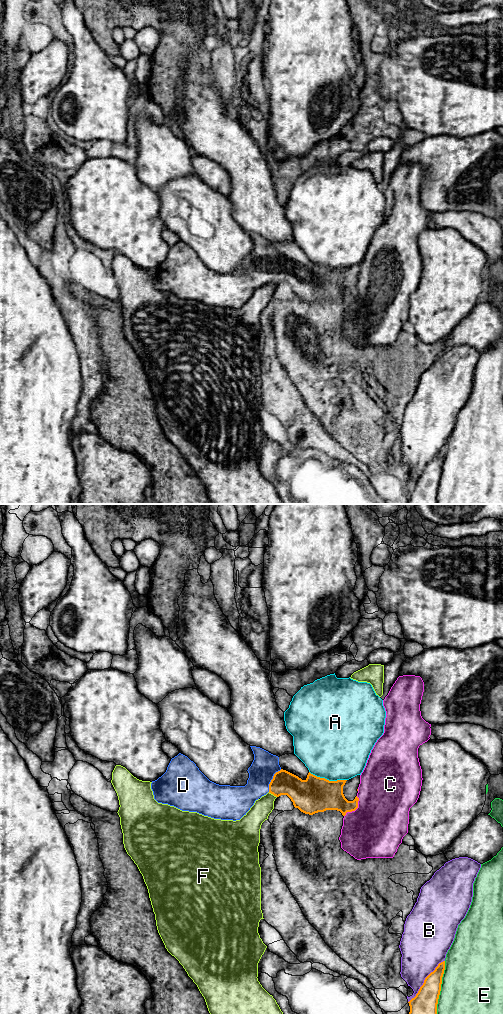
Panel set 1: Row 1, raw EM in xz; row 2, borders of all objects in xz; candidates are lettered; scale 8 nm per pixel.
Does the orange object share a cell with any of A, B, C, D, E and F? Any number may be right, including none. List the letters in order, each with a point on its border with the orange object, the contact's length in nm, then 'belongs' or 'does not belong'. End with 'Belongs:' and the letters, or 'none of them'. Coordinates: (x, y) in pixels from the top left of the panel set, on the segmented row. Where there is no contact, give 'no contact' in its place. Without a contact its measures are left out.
A: xz (328, 780) | 320 nm | does not belong
B: xz (424, 980) | 460 nm | does not belong
C: xz (355, 809) | 200 nm | does not belong
D: xz (272, 779) | 220 nm | belongs
E: xz (440, 987) | 440 nm | does not belong
F: xz (272, 793) | 80 nm | does not belong
Belongs: D

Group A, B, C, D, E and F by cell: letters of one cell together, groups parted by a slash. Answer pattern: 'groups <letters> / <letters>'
groups A / B / C / D / E / F

